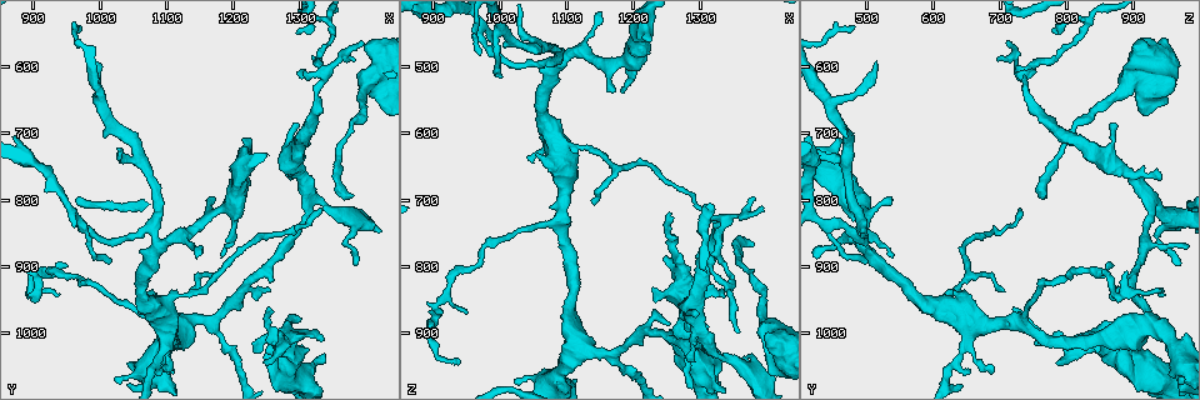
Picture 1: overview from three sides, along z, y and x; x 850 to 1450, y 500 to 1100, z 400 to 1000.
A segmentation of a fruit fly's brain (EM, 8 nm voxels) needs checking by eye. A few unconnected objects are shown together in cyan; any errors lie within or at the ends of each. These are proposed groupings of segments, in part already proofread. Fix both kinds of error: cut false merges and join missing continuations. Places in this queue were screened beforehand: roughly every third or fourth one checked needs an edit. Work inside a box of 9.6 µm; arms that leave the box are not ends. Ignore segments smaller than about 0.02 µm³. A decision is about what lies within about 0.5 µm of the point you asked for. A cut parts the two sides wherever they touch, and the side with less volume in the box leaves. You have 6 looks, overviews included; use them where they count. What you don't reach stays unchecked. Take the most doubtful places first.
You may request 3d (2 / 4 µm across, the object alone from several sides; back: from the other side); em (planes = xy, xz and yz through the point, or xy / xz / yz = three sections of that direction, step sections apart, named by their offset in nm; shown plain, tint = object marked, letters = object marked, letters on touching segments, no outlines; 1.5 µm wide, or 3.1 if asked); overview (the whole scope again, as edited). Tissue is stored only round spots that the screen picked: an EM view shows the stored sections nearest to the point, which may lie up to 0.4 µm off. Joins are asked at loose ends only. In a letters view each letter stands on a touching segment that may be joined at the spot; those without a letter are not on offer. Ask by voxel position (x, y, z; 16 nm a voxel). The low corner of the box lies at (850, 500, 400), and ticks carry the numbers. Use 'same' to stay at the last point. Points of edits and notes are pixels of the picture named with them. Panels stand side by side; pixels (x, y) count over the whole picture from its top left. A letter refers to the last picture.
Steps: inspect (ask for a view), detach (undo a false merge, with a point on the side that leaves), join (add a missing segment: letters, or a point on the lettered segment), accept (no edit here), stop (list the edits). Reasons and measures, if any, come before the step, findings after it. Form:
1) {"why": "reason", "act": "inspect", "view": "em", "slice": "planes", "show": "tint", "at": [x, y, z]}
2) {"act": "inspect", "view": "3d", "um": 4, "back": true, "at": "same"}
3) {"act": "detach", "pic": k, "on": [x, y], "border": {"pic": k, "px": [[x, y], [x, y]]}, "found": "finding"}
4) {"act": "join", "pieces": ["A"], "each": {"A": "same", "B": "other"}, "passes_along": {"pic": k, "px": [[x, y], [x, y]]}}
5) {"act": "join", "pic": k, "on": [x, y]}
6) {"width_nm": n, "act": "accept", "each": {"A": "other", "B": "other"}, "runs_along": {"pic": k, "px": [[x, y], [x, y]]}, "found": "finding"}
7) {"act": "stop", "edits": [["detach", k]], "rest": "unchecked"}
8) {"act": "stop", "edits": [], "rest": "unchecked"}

{"why": "an open end", "act": "inspect", "view": "em", "slice": "planes", "show": "letters", "at": [1380, 795, 775]}

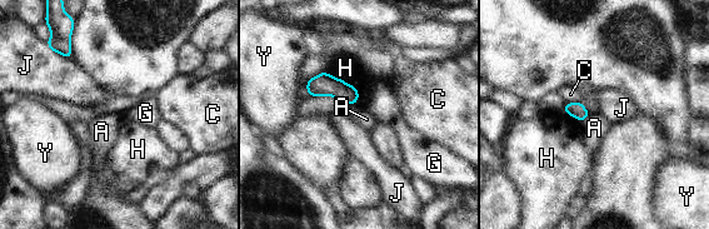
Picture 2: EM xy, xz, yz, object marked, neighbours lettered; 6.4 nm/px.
{"width_nm": 100, "act": "accept", "each": {"A": "other", "C": "other", "G": "other", "H": "other", "J": "other", "Y": "other"}, "found": "none of them fits"}

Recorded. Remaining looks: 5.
{"why": "looks like a crossing", "act": "inspect", "view": "em", "slice": "planes", "show": "plain", "at": [1085, 870, 495]}

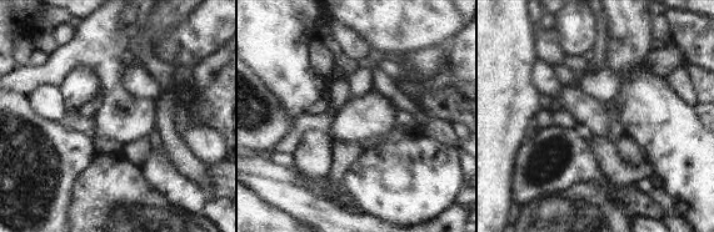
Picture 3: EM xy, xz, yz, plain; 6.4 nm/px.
{"act": "inspect", "view": "em", "slice": "planes", "show": "letters", "at": "same"}

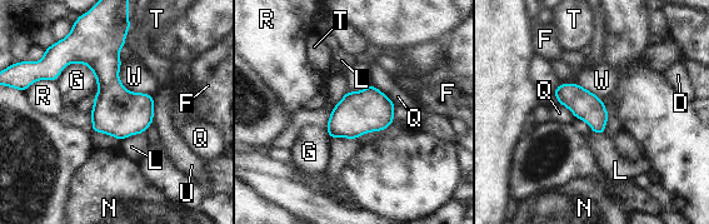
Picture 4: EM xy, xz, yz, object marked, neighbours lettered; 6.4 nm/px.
{"longest_contact_nm": ["W", 300], "act": "accept", "each": {"D": "other", "F": "other", "G": "other", "L": "other", "N": "other", "Q": "other", "R": "other", "T": "other", "U": "other", "W": "other"}, "border": {"pic": 4, "px": [[143, 133], [128, 135], [120, 142]]}, "found": "continuous, no second neuron"}

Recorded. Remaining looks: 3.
{"act": "inspect", "view": "em", "slice": "planes", "show": "letters", "at": [1230, 1025, 845]}

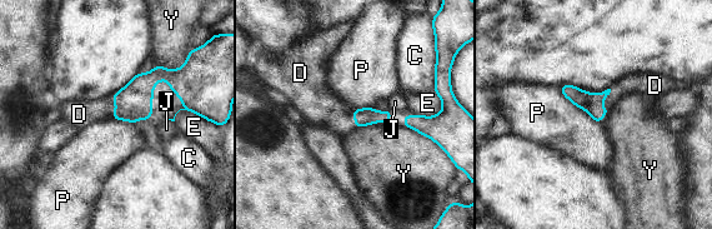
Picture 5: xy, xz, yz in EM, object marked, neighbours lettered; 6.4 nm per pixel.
{"act": "join", "pieces": ["D"], "each": {"C": "other", "D": "same", "E": "other", "J": "other", "P": "other", "Y": "other"}, "passes_along": {"pic": 5, "px": [[591, 103], [605, 108], [632, 83]]}, "found": "it goes on there"}

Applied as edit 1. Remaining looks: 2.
{"act": "stop", "edits": [["join", 5]], "rest": "unchecked"}

